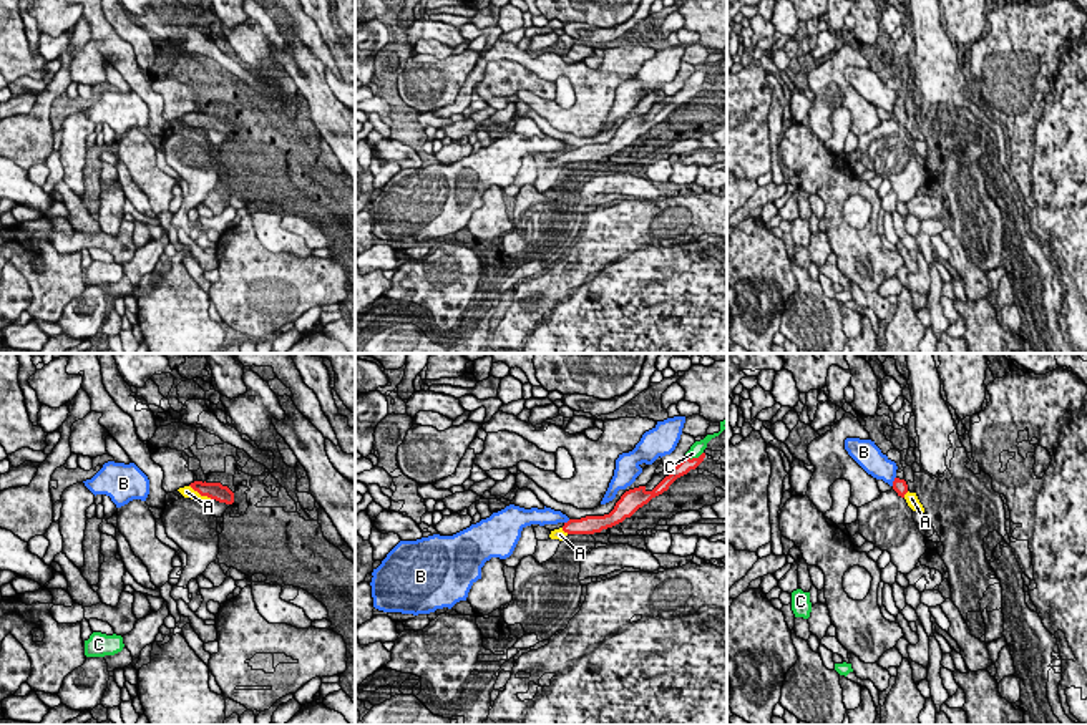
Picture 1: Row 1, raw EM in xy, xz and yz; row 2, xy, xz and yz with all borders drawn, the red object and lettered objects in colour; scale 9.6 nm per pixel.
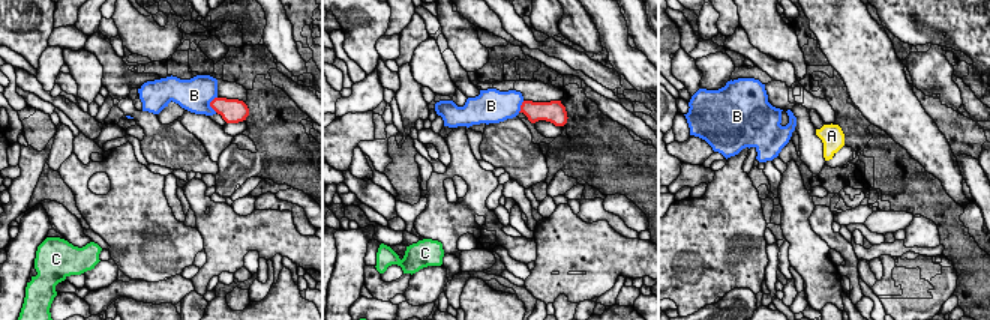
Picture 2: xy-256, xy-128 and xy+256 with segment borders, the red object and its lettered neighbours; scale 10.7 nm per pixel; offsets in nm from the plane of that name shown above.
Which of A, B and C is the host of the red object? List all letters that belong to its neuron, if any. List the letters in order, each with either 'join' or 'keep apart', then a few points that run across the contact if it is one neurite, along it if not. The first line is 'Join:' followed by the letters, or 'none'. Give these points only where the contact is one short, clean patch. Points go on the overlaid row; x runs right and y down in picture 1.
Join: A
A: join; line xy (216, 491), (201, 495), (186, 491)
B: keep apart
C: keep apart; line xz (702, 452), (697, 457), (684, 458)

